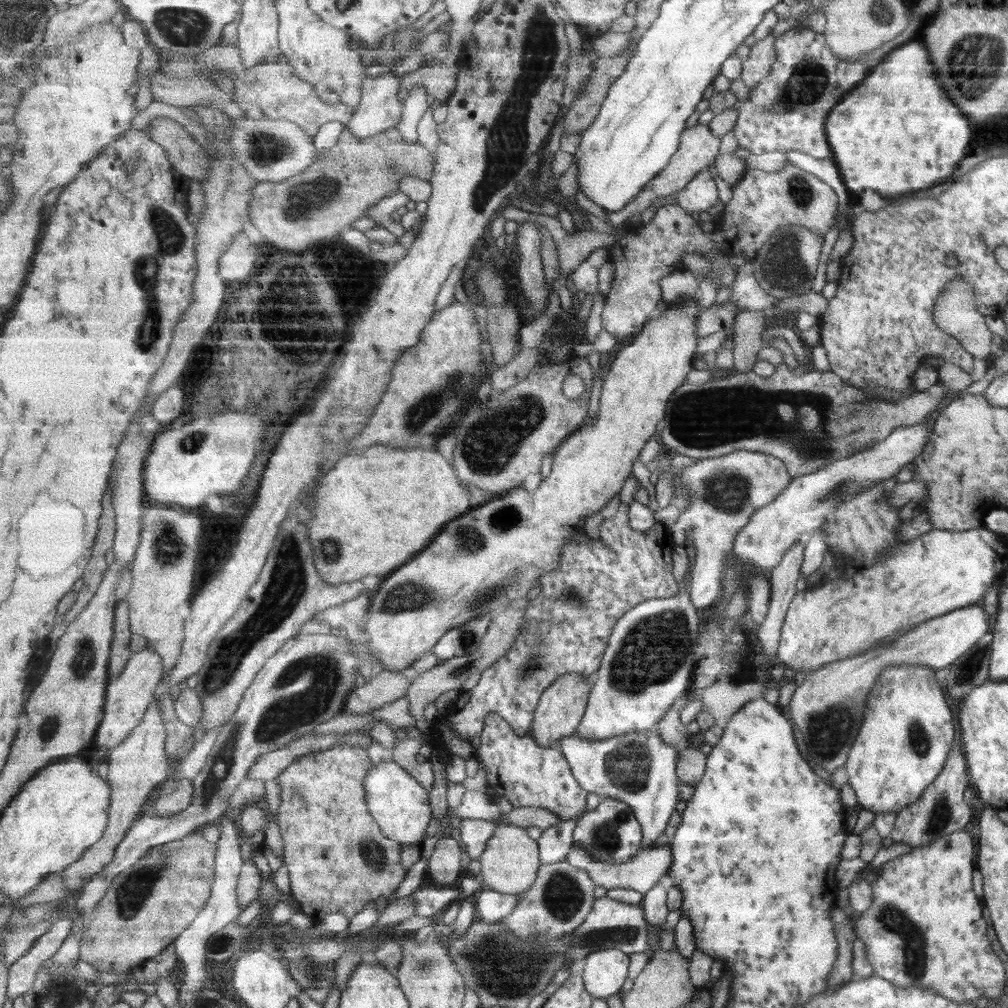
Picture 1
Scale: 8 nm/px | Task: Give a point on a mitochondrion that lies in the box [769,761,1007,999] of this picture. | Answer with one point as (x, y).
(911, 937)

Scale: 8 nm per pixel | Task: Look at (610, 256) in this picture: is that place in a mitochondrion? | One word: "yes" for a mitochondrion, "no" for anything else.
no

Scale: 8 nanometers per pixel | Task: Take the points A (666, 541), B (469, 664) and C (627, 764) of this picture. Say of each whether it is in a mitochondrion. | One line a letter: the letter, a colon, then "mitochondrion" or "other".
A: other
B: mitochondrion
C: mitochondrion

